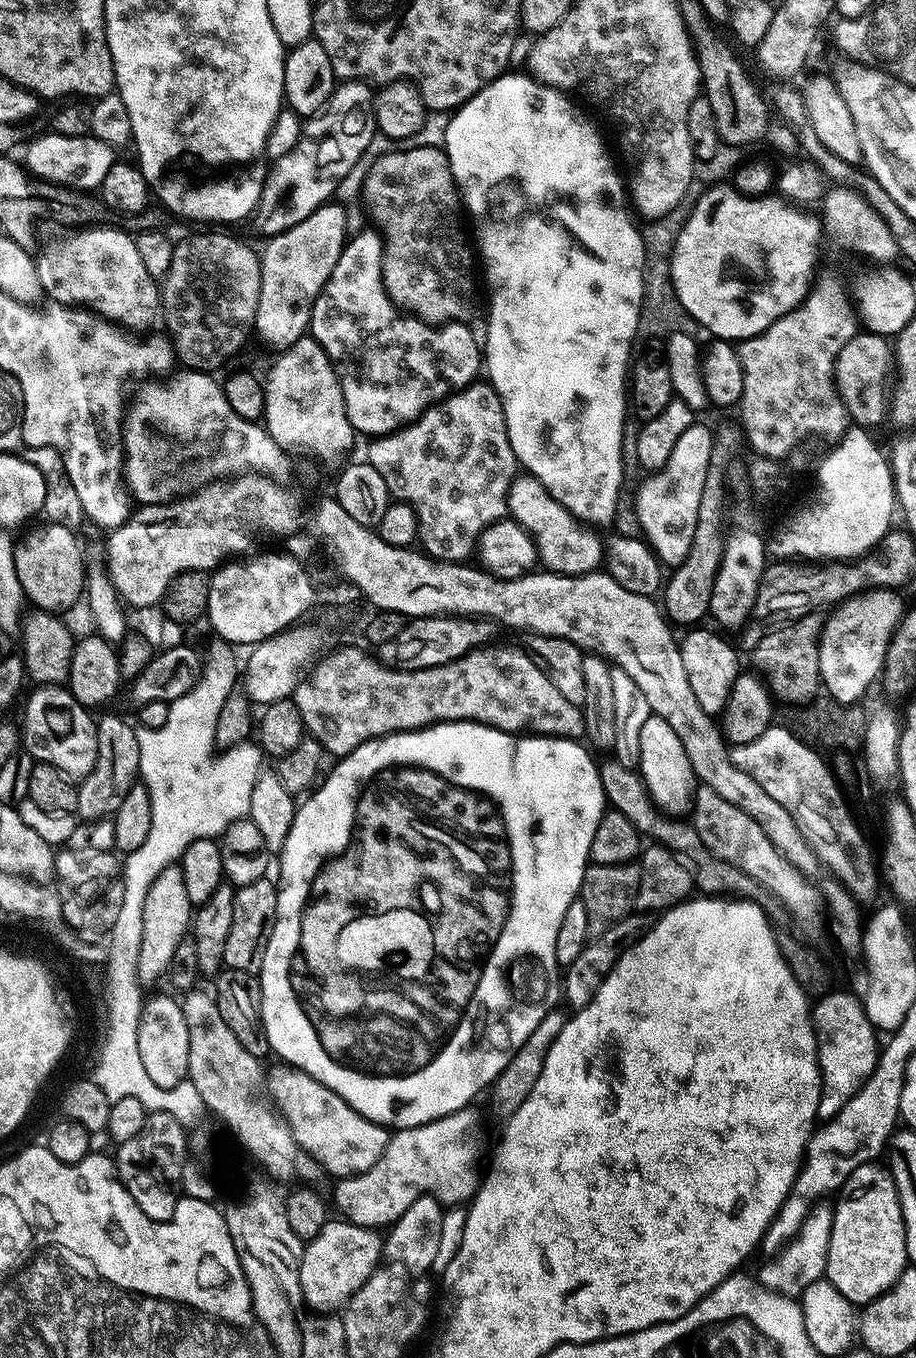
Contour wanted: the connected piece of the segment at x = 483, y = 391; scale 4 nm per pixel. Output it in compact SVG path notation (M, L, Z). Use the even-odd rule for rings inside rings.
M473 382L468 385L467 388L461 388L460 391L452 393L451 396L445 396L443 400L440 401L438 404L433 404L431 408L427 408L426 411L422 413L421 416L418 417L418 419L413 420L411 424L406 424L404 427L399 428L397 432L389 432L386 436L377 436L375 439L371 441L372 444L368 448L368 456L366 456L366 462L370 466L374 466L374 470L378 470L378 474L382 474L382 482L386 482L386 486L388 487L389 493L397 501L408 501L409 504L411 504L413 510L416 511L417 514L417 526L419 528L418 533L418 540L419 543L424 543L424 546L422 546L423 551L427 553L430 557L435 557L437 560L440 561L455 561L455 562L464 562L467 561L469 558L468 555L473 555L474 547L477 545L479 536L481 533L484 532L485 528L489 528L492 523L495 522L495 520L502 520L505 519L509 515L508 513L508 491L511 488L511 484L513 480L516 479L518 475L518 465L516 462L516 455L514 454L514 450L510 446L510 438L508 437L508 431L506 430L506 418L504 417L504 407L502 406L502 402L498 398L498 394L495 392L495 390L492 388L492 385L487 382Z

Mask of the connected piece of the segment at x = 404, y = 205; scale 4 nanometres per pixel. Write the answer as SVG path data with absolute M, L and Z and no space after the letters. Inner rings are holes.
M443 147L402 149L400 151L391 150L384 153L384 155L377 158L370 166L369 172L364 178L362 204L368 207L368 216L376 223L373 224L375 231L379 232L380 238L384 242L382 278L384 279L386 294L391 298L393 304L395 304L401 312L409 316L416 316L419 320L424 320L427 324L433 326L471 321L471 316L476 312L476 276L478 280L478 260L474 255L474 248L470 243L469 233L468 236L464 233L464 224L460 221L460 212L462 216L460 190L456 187L456 179L450 170L448 155L444 153Z

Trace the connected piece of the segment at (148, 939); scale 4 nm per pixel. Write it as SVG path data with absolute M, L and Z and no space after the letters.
M171 866L162 870L150 886L150 894L146 894L146 906L142 906L142 950L138 950L138 978L141 982L156 980L168 971L174 958L174 950L178 950L178 942L189 935L194 906L190 898L186 898L186 882L182 879L182 870Z

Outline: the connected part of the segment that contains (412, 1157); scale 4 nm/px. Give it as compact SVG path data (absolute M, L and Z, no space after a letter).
M469 1106L429 1124L393 1131L382 1158L370 1170L341 1179L335 1185L339 1213L351 1224L384 1230L423 1196L435 1196L444 1206L460 1206L471 1201L478 1187L476 1167L484 1156L483 1138L472 1136L479 1124L479 1110Z

